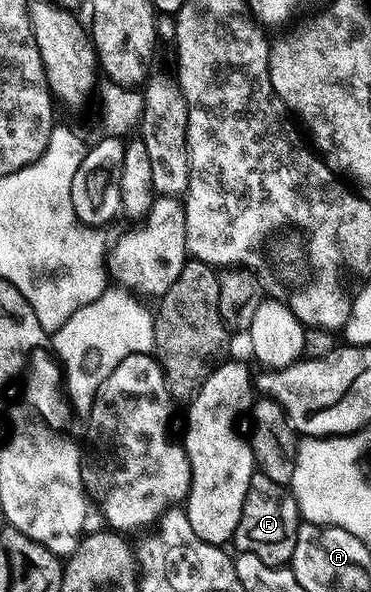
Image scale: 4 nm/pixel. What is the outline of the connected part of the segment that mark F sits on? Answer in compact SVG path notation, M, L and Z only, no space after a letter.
M257 471L250 479L250 487L242 503L242 519L238 519L234 534L235 548L241 553L258 555L258 559L267 565L287 566L294 555L296 532L301 524L300 508L291 488L274 483L274 479Z

